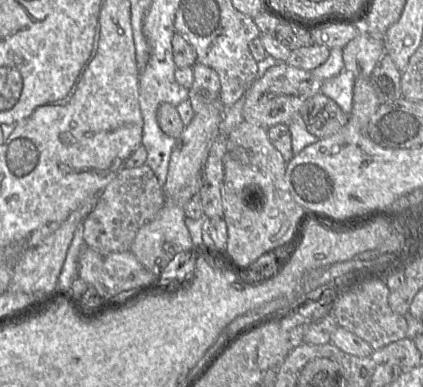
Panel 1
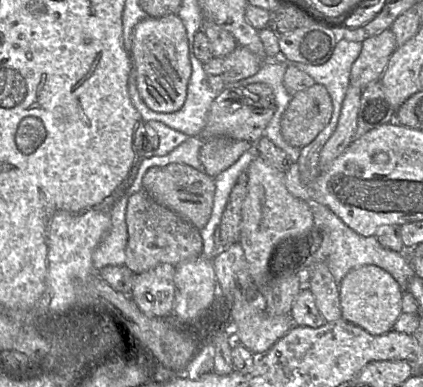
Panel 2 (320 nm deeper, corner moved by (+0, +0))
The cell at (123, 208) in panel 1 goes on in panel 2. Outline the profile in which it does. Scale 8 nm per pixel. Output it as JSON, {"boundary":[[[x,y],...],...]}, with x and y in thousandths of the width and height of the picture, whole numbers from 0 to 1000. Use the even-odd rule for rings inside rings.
{"boundary":[[[340,491],[305,509],[296,571],[303,618],[293,687],[319,711],[383,680],[416,687],[478,659],[480,620],[473,594],[411,545],[369,522]]]}

